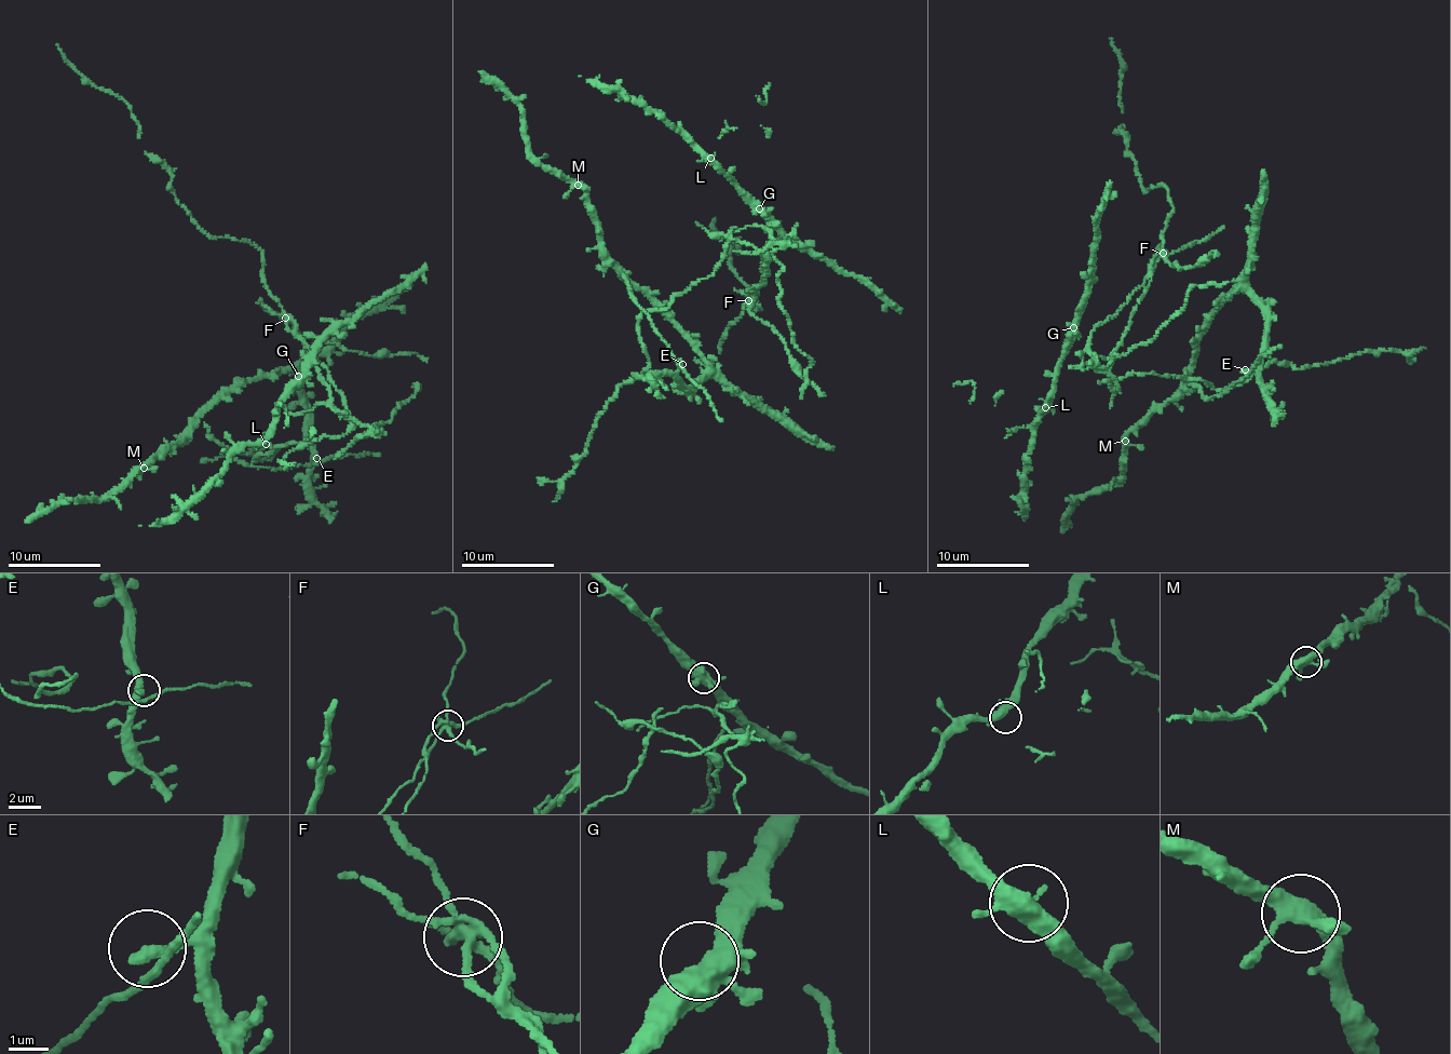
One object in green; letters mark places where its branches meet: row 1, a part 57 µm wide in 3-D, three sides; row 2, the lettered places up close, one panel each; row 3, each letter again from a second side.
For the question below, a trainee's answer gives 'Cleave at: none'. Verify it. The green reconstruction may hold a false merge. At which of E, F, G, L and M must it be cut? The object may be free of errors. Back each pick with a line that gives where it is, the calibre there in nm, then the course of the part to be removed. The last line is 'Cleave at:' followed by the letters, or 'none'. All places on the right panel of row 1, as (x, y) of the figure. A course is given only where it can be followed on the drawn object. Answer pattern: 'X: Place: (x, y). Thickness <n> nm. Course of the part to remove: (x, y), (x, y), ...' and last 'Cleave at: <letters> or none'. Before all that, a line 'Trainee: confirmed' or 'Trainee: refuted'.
Trainee: refuted
F: Place: (1163, 253). Thickness 280 nm. Course of the part to remove: (1164, 253), (1111, 379), (1217, 389), (1264, 364), (1357, 352), (1410, 364)
Cleave at: F

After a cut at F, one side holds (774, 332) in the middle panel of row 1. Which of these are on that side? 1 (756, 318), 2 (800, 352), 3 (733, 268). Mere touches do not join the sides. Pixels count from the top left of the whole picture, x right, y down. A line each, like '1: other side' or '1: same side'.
1: same side
2: other side
3: same side

